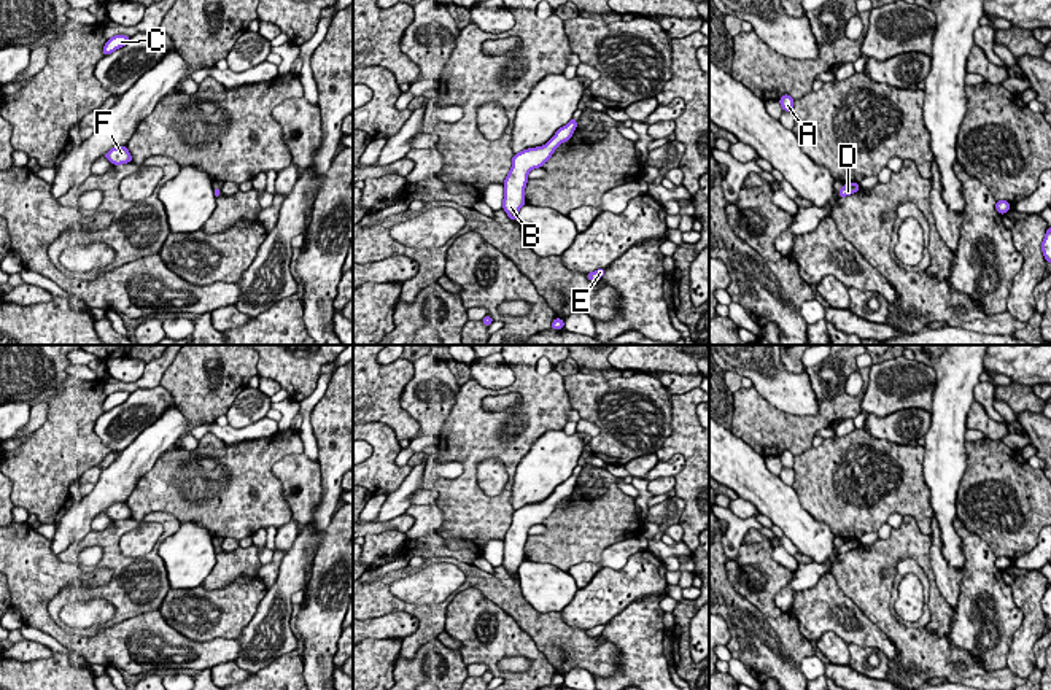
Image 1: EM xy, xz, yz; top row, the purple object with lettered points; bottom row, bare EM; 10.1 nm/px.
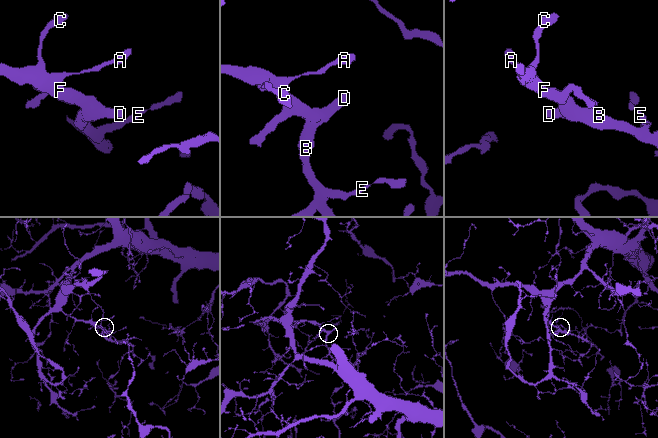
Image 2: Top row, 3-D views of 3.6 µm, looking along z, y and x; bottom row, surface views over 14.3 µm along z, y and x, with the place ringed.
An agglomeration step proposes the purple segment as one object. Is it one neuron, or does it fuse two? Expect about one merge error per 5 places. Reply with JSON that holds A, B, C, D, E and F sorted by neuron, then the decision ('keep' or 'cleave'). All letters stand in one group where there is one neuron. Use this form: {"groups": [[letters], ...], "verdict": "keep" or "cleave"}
{"groups": [["A", "B", "C", "D", "E", "F"]], "verdict": "keep"}

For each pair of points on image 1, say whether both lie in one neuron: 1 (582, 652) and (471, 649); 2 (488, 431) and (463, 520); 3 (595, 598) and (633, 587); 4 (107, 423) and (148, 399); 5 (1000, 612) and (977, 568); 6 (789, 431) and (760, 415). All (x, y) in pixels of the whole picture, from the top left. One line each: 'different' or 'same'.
1: different
2: same
3: same
4: same
5: same
6: same

